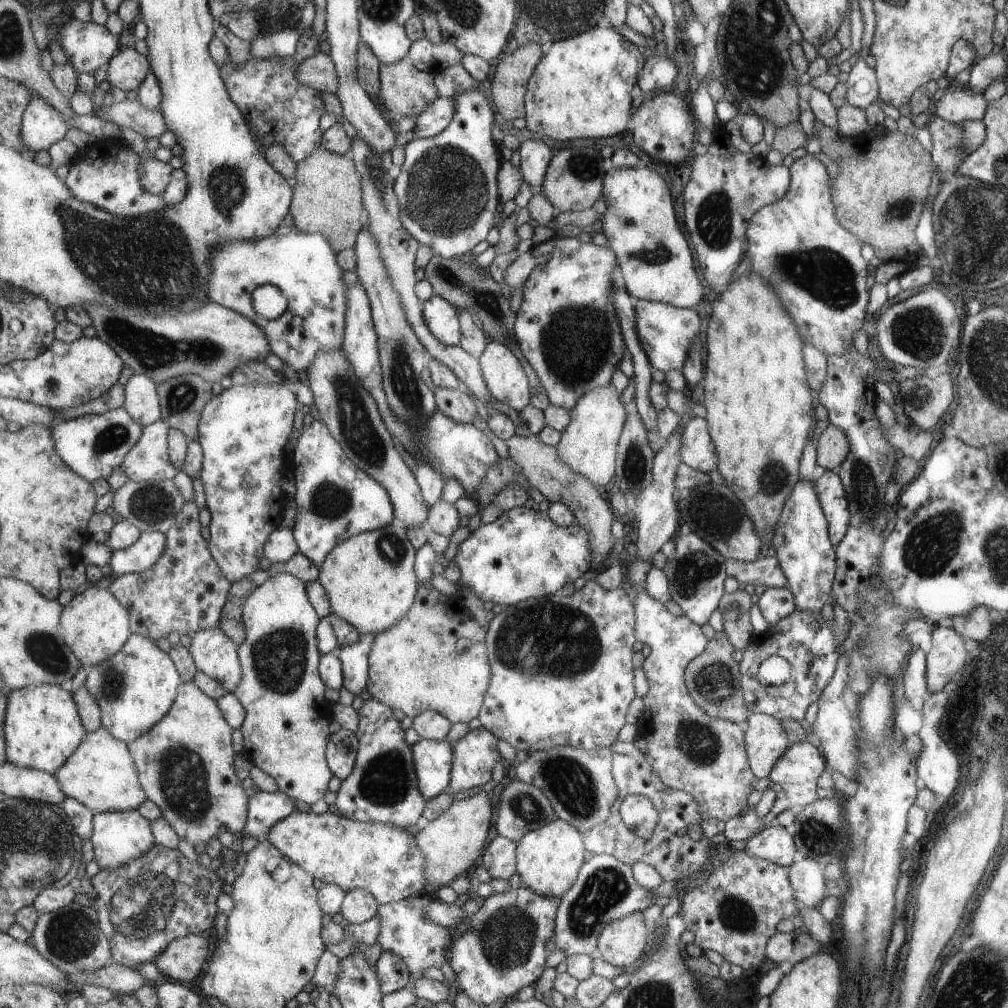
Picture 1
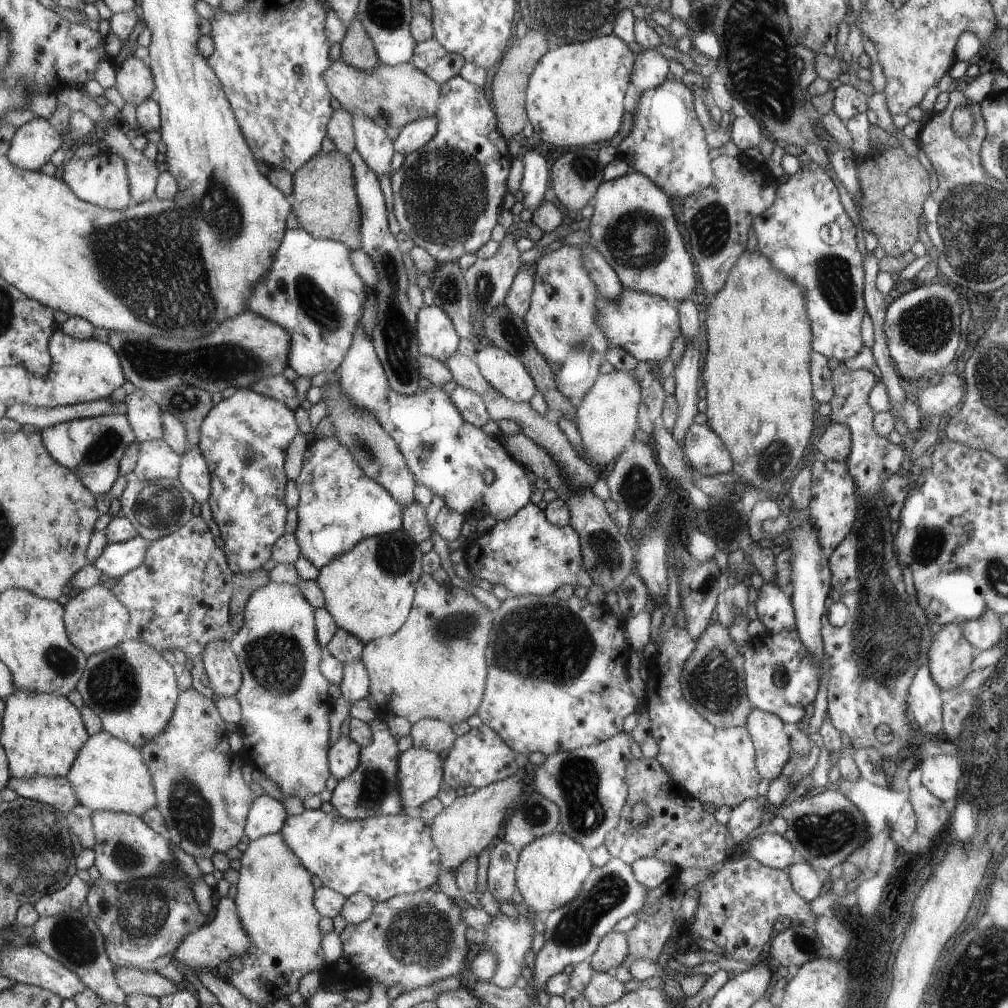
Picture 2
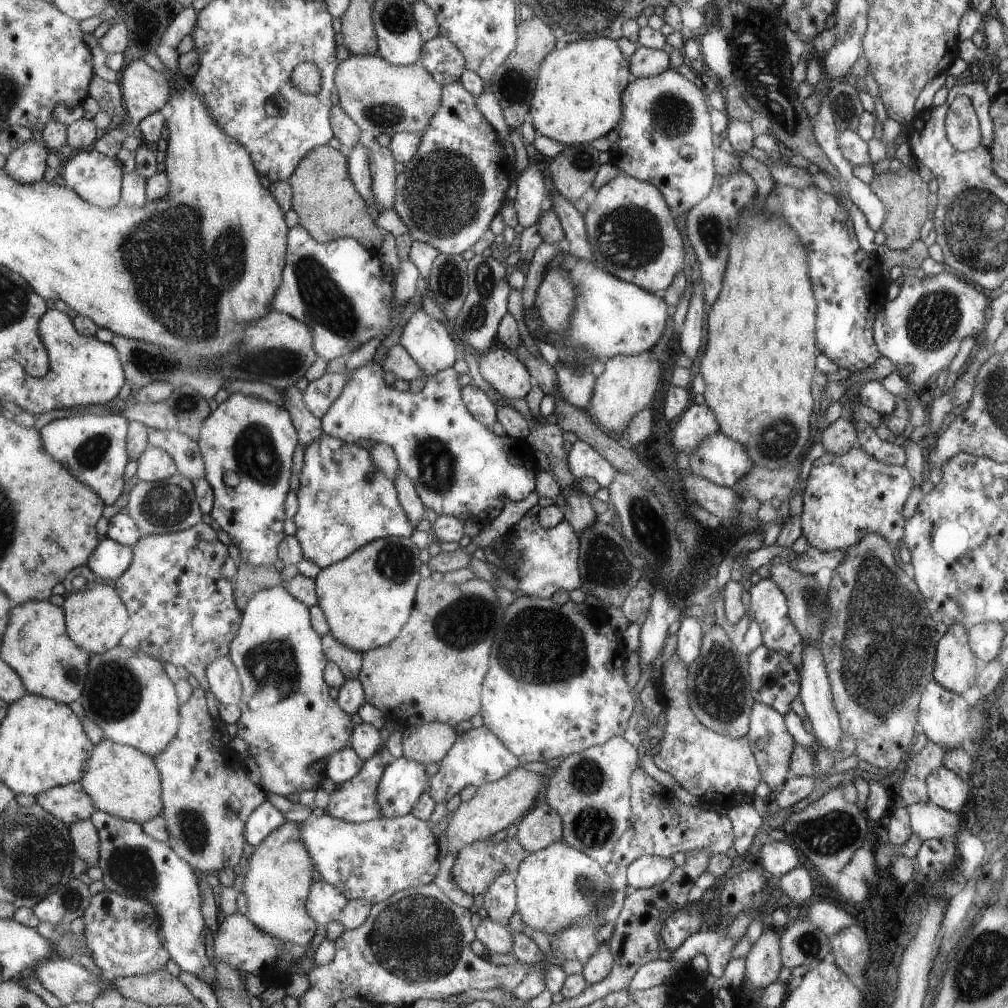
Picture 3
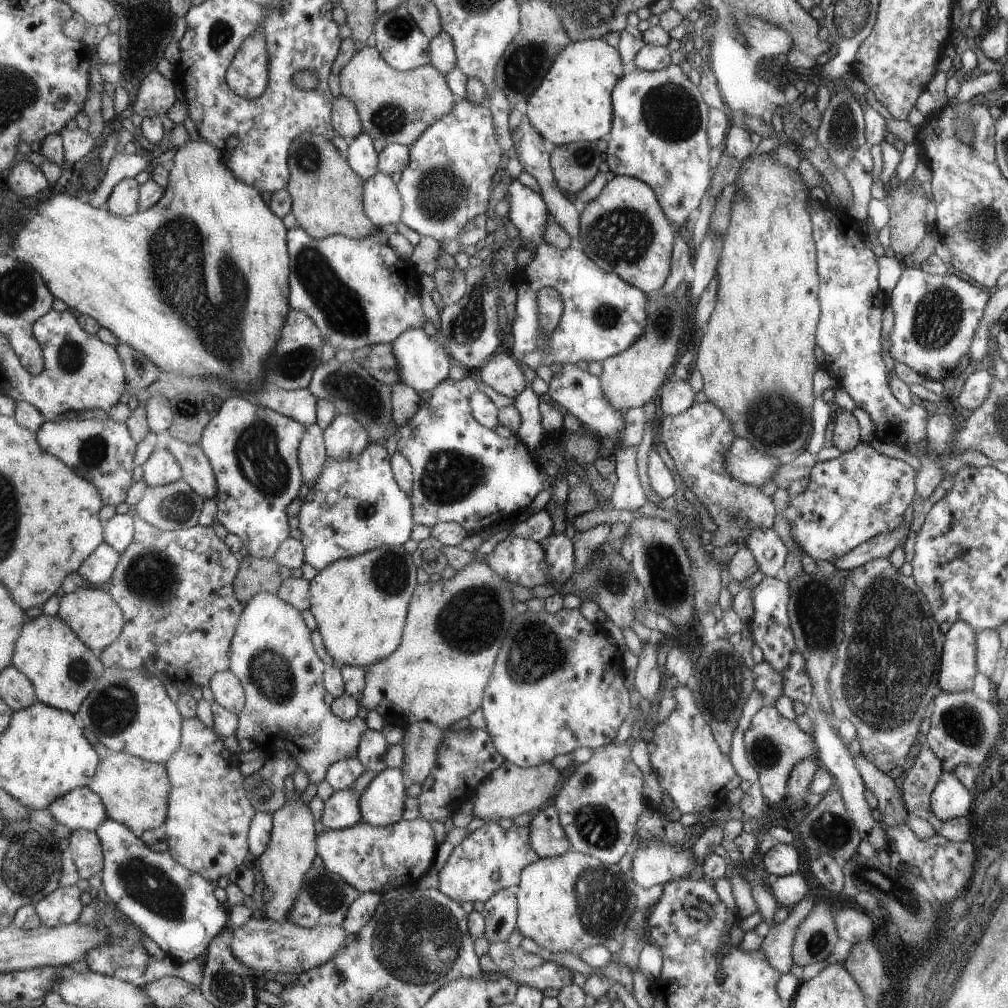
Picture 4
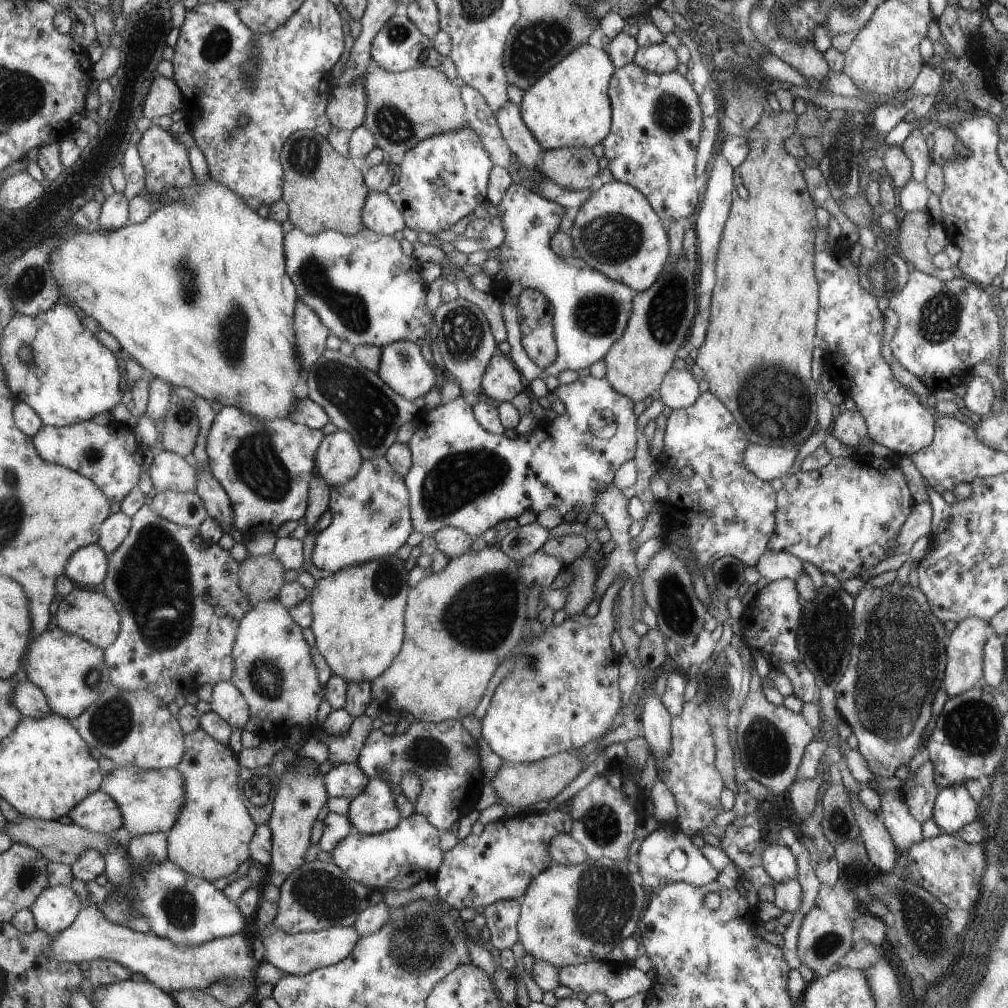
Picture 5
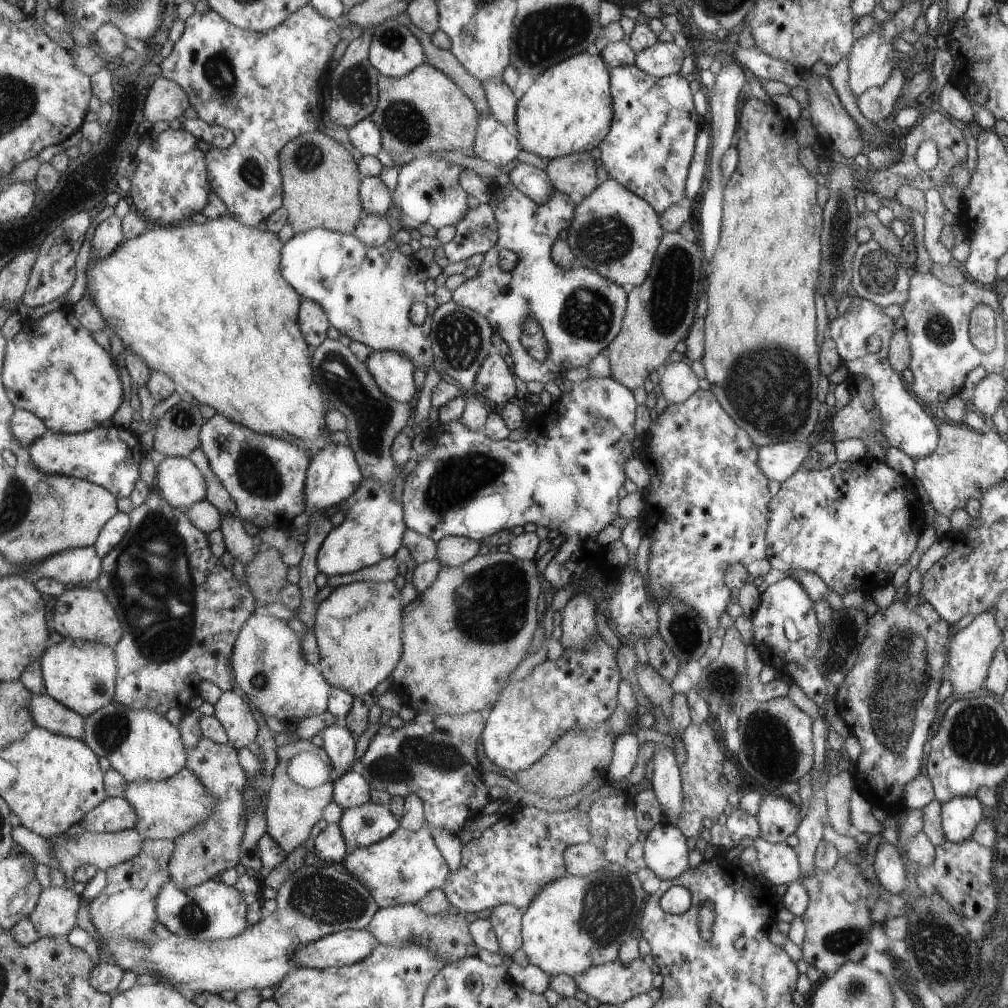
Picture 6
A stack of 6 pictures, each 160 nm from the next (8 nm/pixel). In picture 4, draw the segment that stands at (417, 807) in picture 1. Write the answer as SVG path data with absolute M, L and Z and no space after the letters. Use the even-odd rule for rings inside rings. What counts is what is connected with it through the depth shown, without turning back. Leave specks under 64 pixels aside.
M351 788L334 791L326 800L321 820L327 829L344 829L355 826L362 821L363 813L360 804L362 794Z

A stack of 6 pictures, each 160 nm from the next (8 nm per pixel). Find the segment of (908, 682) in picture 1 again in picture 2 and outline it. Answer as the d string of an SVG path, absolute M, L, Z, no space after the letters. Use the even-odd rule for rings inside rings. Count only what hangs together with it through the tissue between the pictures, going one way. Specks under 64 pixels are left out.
M923 664L922 668L915 670L915 677L910 689L907 692L906 706L909 714L912 716L912 721L920 730L925 730L925 733L932 736L941 730L941 707L942 698L940 697L943 690L931 681L930 670L928 666Z

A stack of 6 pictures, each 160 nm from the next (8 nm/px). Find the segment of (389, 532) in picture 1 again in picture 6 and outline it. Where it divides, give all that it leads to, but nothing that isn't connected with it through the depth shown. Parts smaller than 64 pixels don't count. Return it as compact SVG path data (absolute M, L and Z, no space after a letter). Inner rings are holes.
M361 581L337 587L321 604L314 626L321 653L319 668L335 688L347 689L354 697L373 693L385 679L392 676L403 654L403 596L395 582Z

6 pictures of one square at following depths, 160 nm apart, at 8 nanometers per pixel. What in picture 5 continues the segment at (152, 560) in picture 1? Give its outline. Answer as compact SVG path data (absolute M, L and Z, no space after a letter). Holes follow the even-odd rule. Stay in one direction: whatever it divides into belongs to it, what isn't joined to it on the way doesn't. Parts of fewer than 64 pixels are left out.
M93 543L71 556L66 575L79 586L99 586L109 570L110 555L99 543Z

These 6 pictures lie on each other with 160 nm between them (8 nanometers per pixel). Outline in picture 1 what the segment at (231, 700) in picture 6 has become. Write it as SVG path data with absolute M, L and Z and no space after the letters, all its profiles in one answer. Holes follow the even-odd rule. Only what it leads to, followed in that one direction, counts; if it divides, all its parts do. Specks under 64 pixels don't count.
M203 628L192 637L189 650L198 671L221 682L224 689L234 693L242 683L242 662L238 646L220 628Z

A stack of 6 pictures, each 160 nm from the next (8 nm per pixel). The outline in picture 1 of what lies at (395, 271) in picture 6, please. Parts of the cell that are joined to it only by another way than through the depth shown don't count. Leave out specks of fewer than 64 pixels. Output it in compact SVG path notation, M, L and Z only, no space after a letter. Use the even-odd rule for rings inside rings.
M295 225L281 226L271 236L261 240L235 240L213 250L213 274L209 284L209 296L213 303L221 304L249 320L254 321L270 341L271 352L294 371L307 373L319 352L335 352L344 346L346 336L347 290L343 282L343 268L337 262L337 252L331 242L320 233L301 232ZM274 285L288 300L287 312L280 318L268 320L254 308L253 294L259 286Z

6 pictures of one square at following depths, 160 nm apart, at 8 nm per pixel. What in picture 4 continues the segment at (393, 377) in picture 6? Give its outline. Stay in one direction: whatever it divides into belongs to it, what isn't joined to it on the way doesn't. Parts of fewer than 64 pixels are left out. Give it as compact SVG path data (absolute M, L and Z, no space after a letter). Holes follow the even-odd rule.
M409 329L395 340L393 346L398 360L399 382L412 386L417 392L425 392L433 391L438 384L449 378L454 360L446 351L439 336L429 338L423 329Z

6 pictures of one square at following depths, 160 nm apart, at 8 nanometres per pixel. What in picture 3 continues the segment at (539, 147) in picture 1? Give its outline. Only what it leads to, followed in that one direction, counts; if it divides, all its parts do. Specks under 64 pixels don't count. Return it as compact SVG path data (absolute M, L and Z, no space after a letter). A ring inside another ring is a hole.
M533 165L518 180L517 194L514 198L514 208L517 219L523 228L527 228L536 222L540 222L541 204L543 198L549 194L549 188L545 184L545 174L539 166Z

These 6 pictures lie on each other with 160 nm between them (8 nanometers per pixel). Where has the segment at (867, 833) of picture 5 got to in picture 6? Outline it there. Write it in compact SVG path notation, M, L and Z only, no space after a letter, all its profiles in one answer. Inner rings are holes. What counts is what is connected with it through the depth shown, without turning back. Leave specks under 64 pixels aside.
M883 842L877 846L873 856L873 870L879 884L889 895L899 895L903 890L907 890L909 875L904 871L904 862L896 849L896 846Z

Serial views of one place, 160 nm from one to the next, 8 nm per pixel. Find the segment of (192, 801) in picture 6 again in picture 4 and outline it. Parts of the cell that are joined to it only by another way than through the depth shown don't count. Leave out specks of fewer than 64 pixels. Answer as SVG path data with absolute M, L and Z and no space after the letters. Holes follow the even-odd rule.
M113 752L103 759L89 785L102 796L109 819L132 828L139 837L149 829L165 824L170 811L172 782L165 763L154 763L126 752Z

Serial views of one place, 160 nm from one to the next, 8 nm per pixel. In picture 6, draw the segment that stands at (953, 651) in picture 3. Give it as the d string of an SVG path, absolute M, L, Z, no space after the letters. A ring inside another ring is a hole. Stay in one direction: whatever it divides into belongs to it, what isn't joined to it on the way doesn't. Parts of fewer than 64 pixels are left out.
M983 611L975 615L967 626L959 629L951 637L948 644L950 659L948 660L948 679L951 682L952 692L957 694L969 694L969 692L981 691L981 686L986 680L991 659L997 650L997 644L1001 642L1001 633L997 630L997 617L991 611Z

